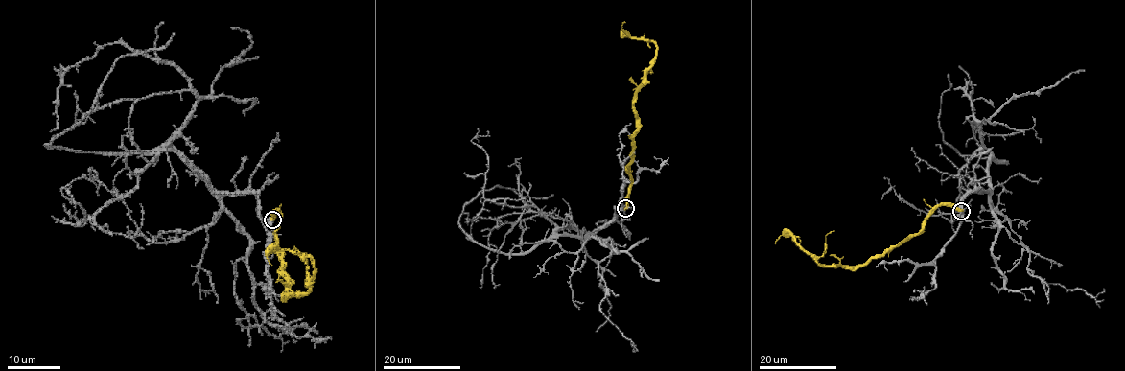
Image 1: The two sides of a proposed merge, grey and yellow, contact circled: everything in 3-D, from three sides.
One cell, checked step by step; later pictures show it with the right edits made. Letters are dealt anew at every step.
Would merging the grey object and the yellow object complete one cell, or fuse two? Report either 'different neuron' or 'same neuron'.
same neuron

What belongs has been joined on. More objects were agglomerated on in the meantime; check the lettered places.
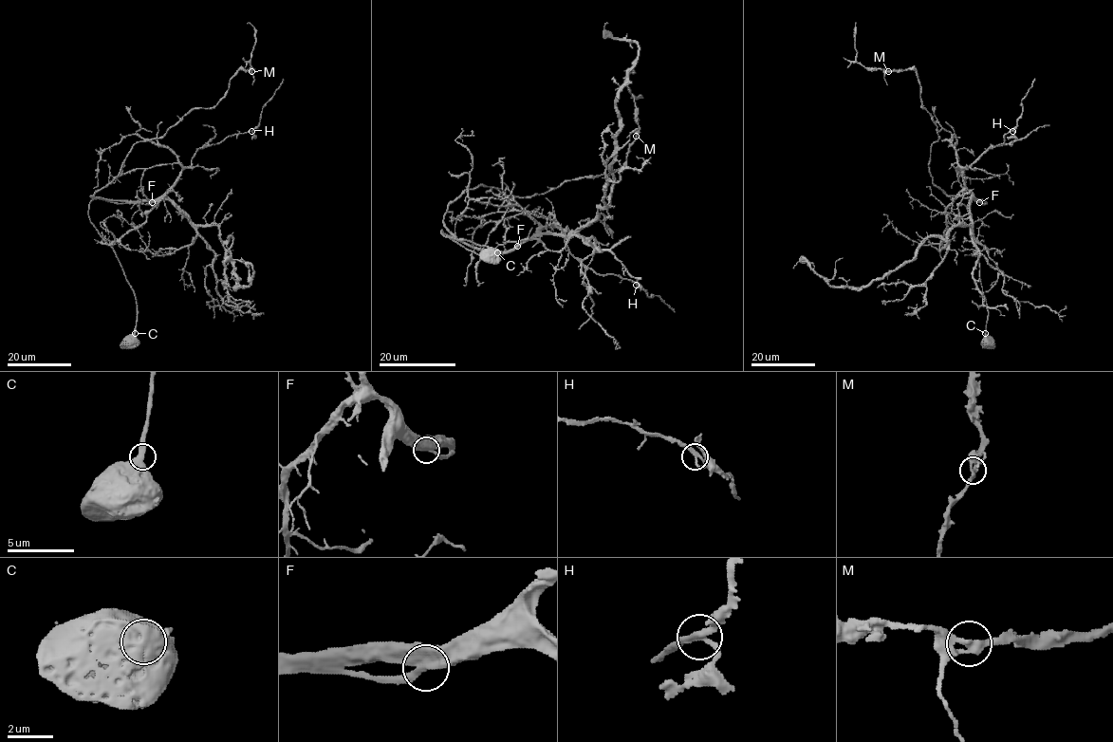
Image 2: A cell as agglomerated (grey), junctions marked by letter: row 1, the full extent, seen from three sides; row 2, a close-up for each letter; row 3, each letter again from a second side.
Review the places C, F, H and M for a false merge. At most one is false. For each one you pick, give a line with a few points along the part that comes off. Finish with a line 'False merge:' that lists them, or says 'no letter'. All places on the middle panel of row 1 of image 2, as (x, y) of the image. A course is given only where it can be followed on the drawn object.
False merge: no letter

